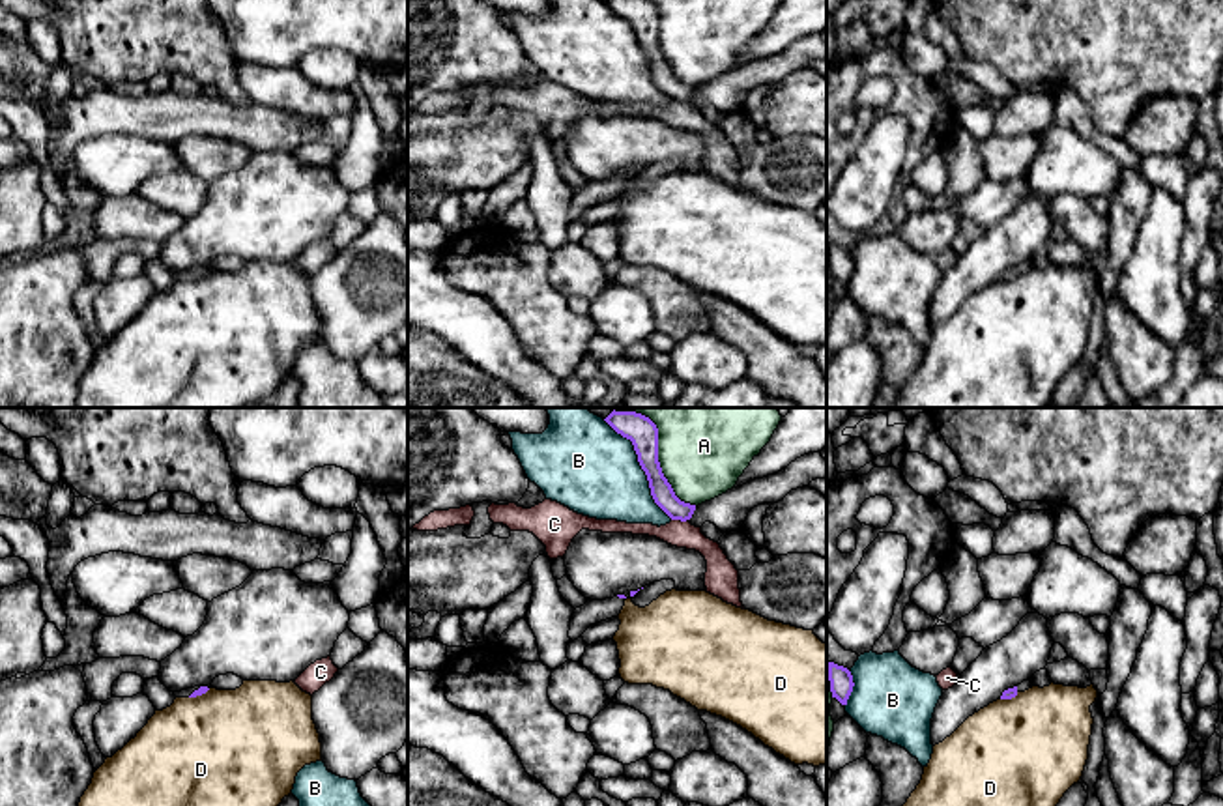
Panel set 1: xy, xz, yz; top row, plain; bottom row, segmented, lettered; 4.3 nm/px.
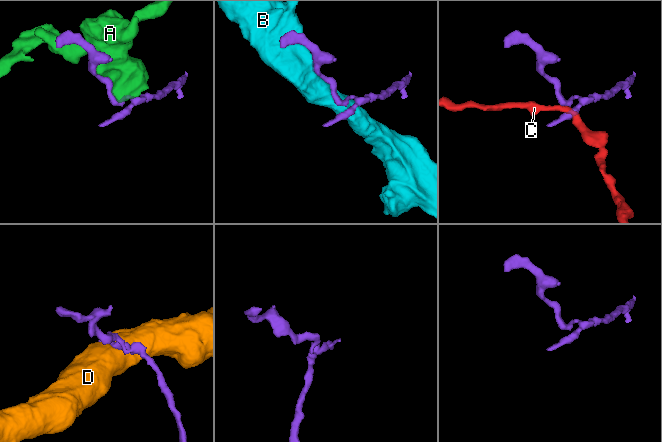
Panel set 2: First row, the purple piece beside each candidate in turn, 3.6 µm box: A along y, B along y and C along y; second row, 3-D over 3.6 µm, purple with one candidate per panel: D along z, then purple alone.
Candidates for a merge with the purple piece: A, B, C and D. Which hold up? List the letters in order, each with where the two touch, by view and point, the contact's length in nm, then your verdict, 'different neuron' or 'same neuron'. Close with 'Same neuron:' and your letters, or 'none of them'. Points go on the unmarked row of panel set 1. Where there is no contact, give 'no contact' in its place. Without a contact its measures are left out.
A: contact xz (661, 49); length 420 nm; different neuron
B: contact xz (640, 45); length 550 nm; different neuron
C: contact xz (679, 100); length 70 nm; different neuron
D: contact xy (199, 275); length 100 nm; different neuron
Same neuron: none of them

